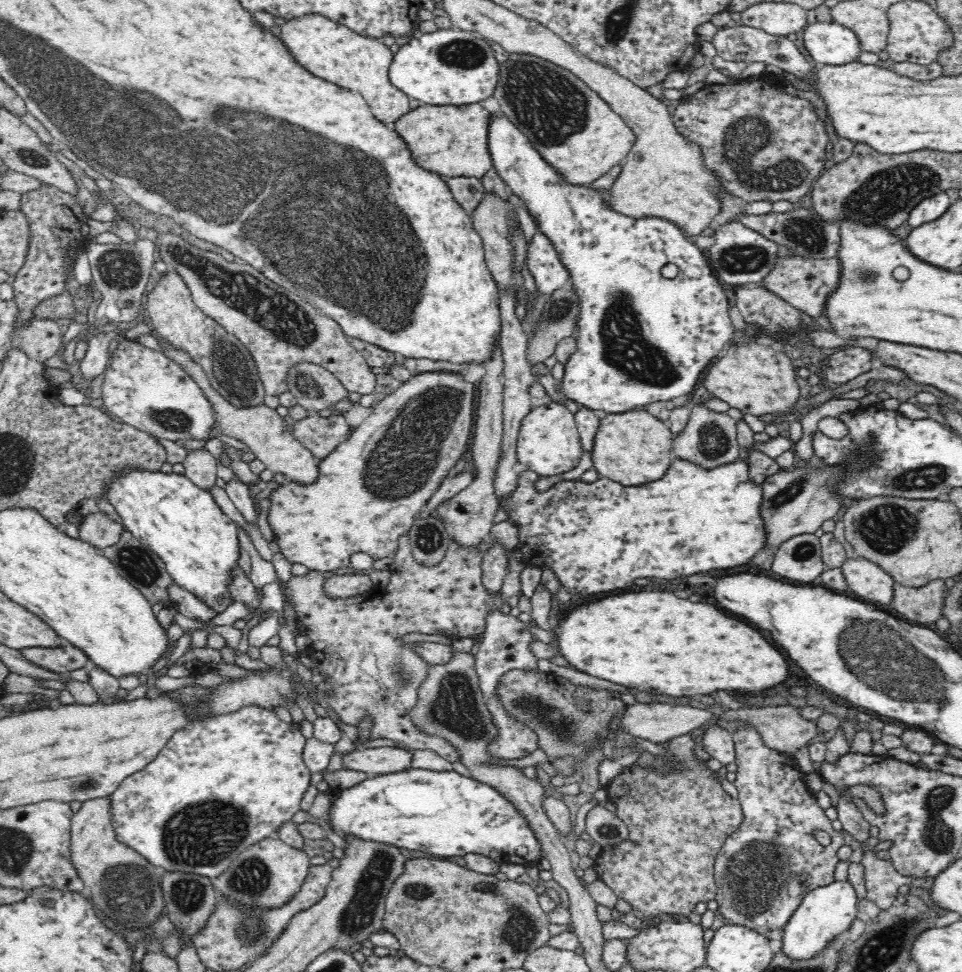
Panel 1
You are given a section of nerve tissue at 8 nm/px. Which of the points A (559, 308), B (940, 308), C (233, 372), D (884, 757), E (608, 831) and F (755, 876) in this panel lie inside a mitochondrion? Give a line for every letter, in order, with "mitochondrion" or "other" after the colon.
A: mitochondrion
B: other
C: mitochondrion
D: other
E: mitochondrion
F: mitochondrion

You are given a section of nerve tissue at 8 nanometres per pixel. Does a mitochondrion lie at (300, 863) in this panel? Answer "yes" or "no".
no

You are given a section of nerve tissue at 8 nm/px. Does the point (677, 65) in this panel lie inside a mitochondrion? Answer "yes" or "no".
no

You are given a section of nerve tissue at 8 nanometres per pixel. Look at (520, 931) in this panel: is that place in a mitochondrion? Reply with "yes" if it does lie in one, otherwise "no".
yes

